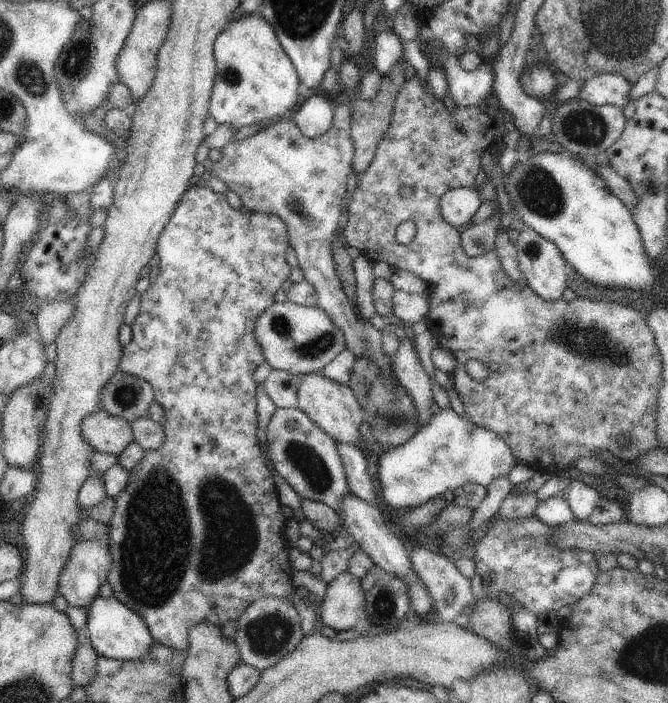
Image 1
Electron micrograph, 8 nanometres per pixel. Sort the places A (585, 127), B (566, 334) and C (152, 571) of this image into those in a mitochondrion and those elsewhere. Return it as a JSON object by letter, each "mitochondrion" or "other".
{"A":"mitochondrion","B":"mitochondrion","C":"mitochondrion"}

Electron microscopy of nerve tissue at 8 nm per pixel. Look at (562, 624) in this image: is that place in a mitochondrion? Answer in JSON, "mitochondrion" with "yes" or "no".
{"mitochondrion":"no"}

